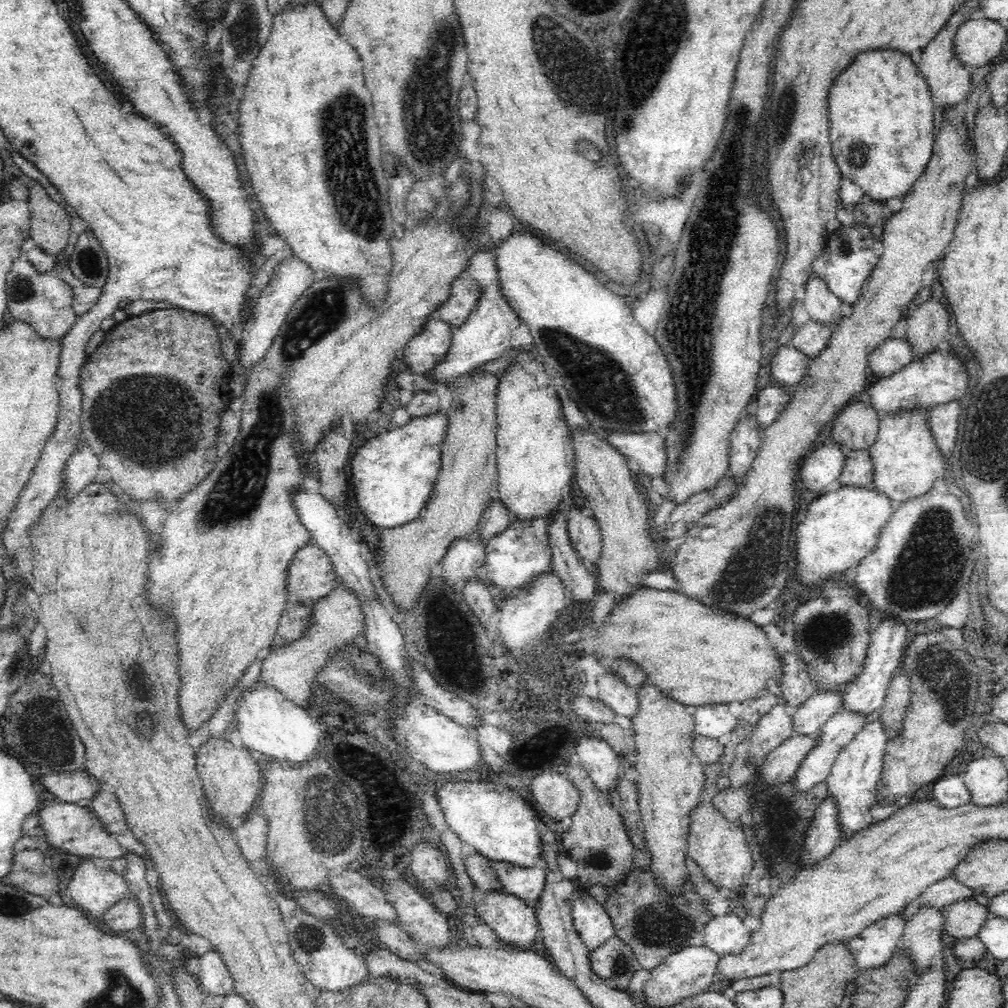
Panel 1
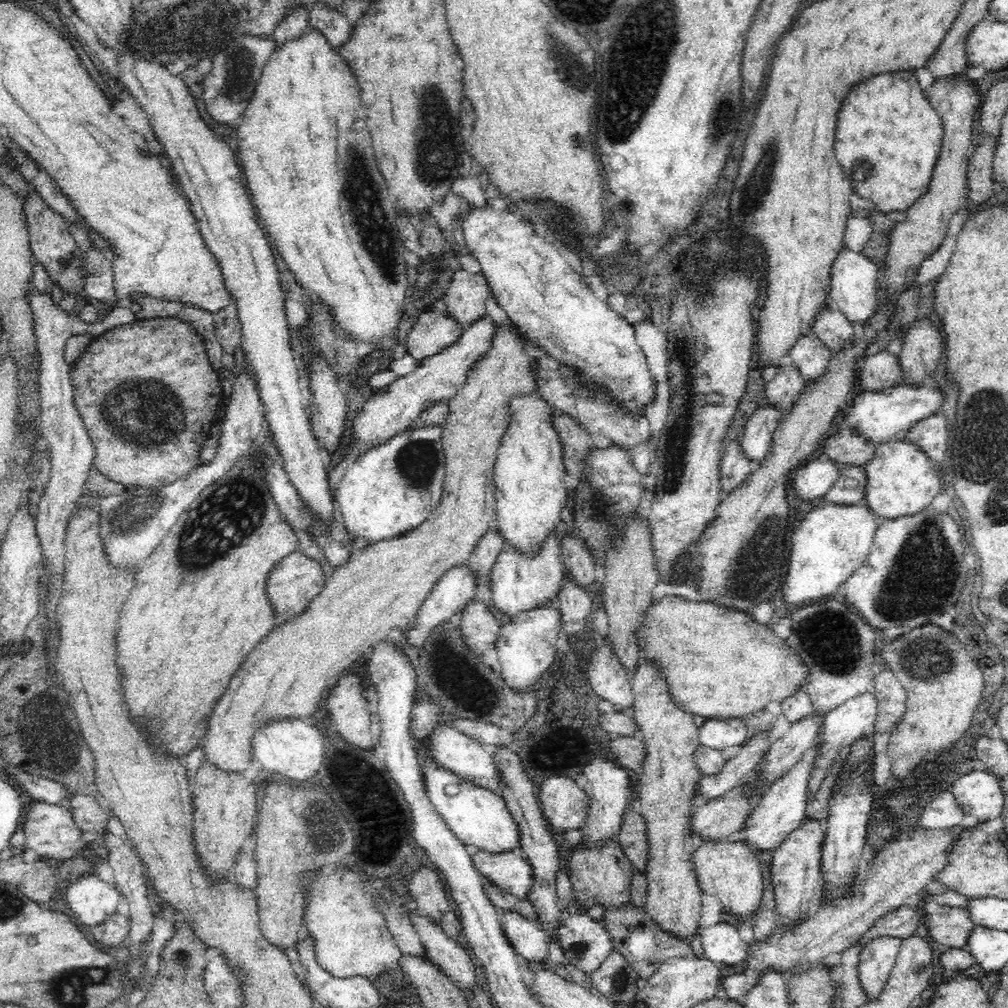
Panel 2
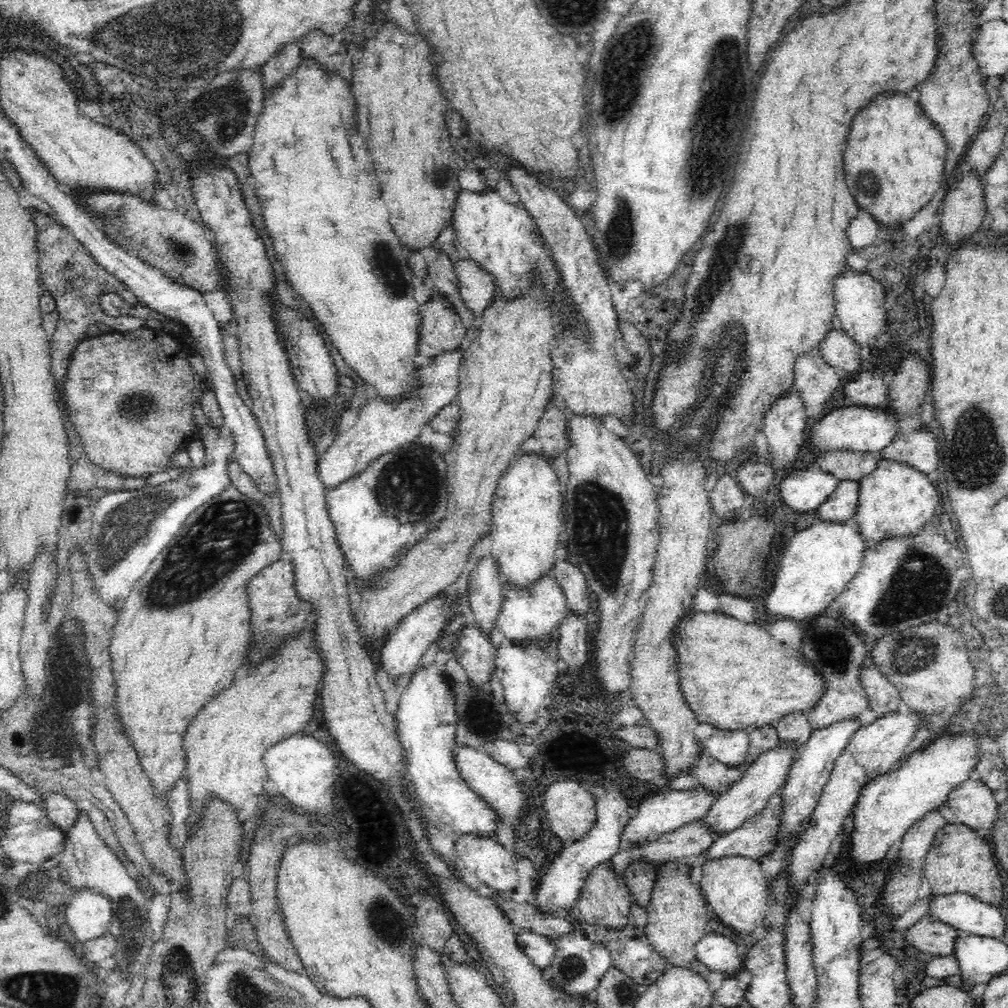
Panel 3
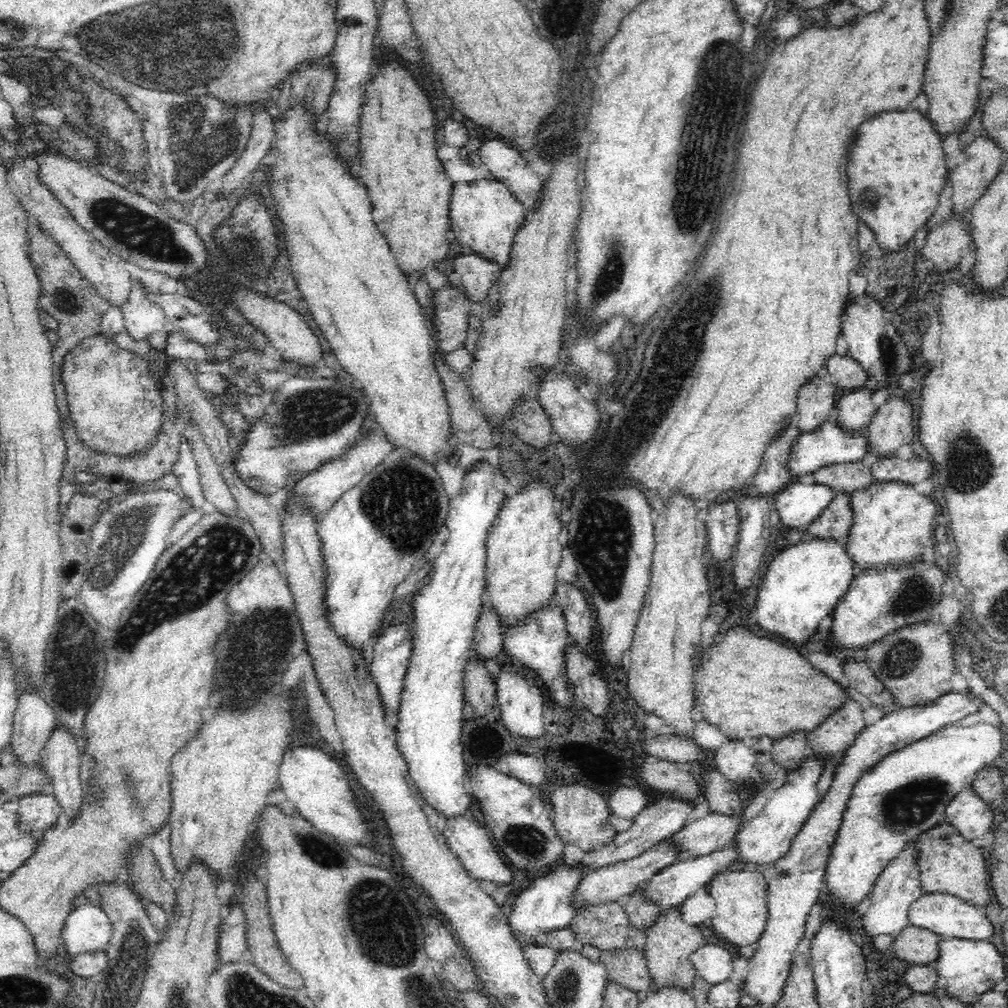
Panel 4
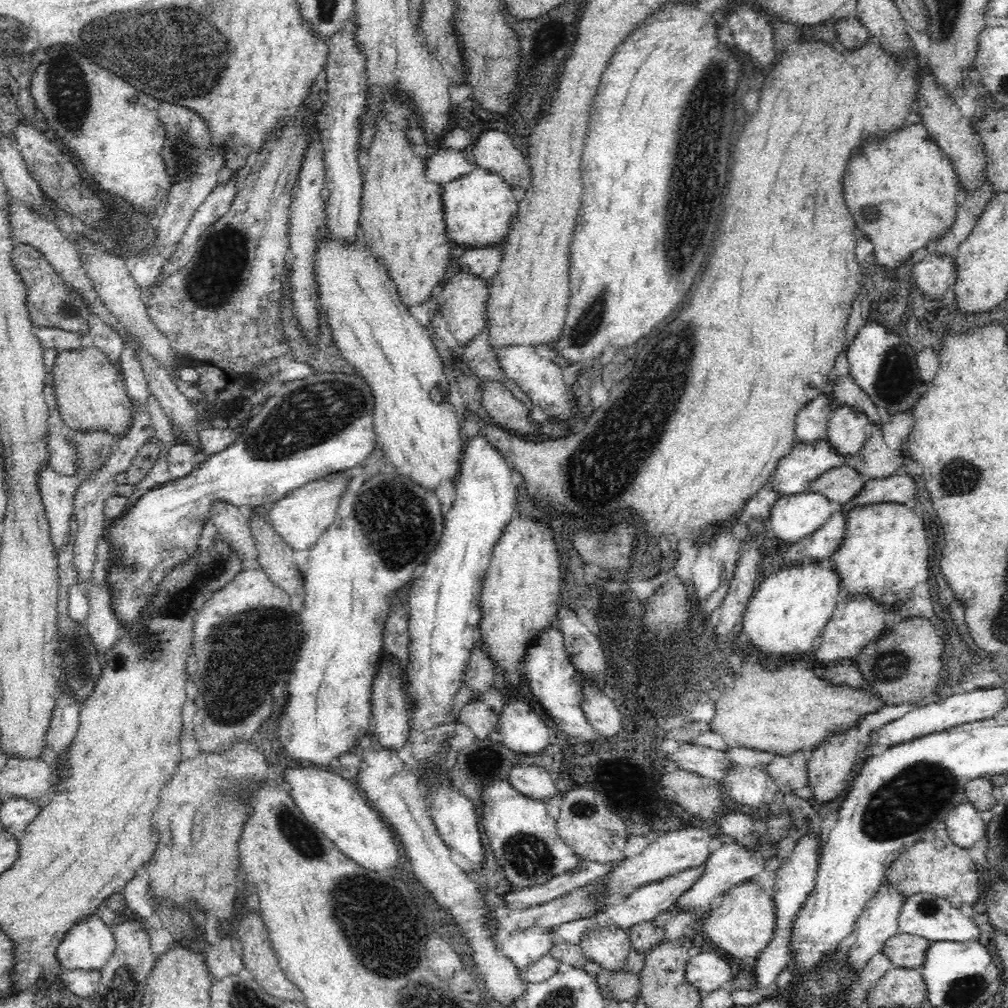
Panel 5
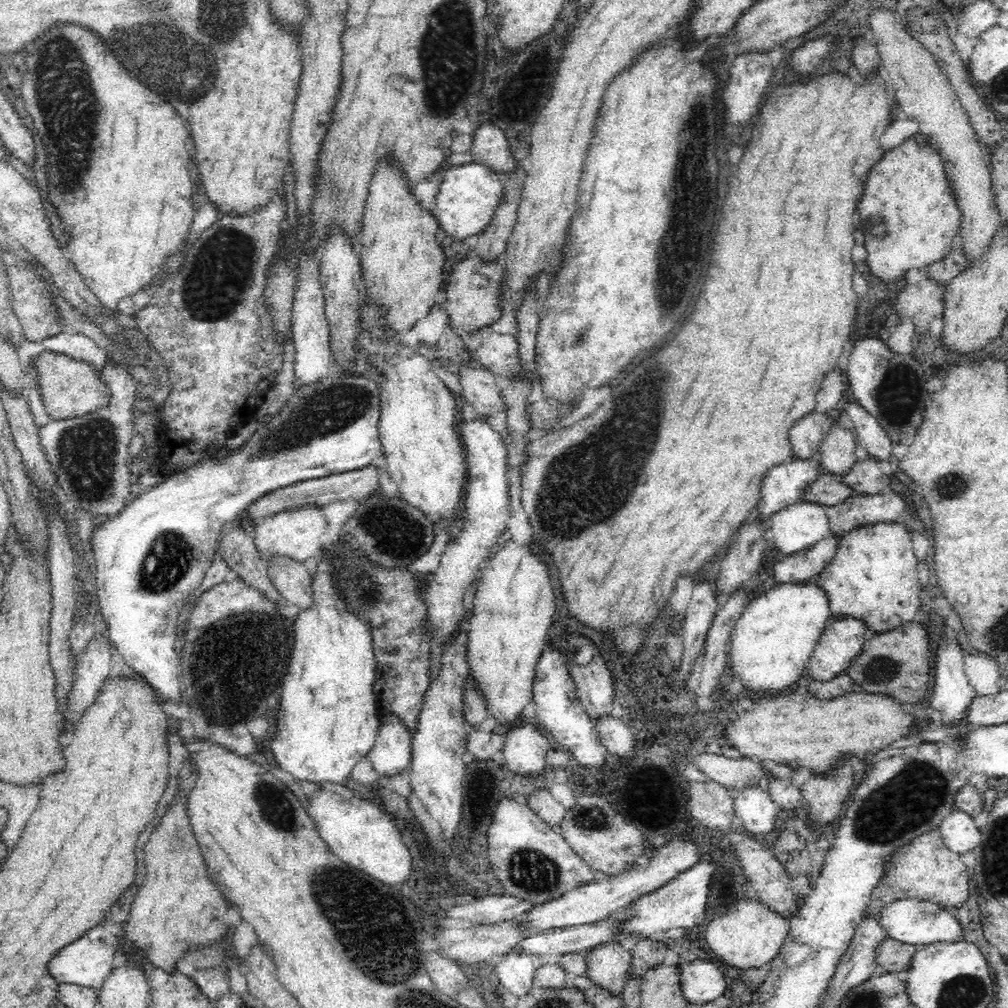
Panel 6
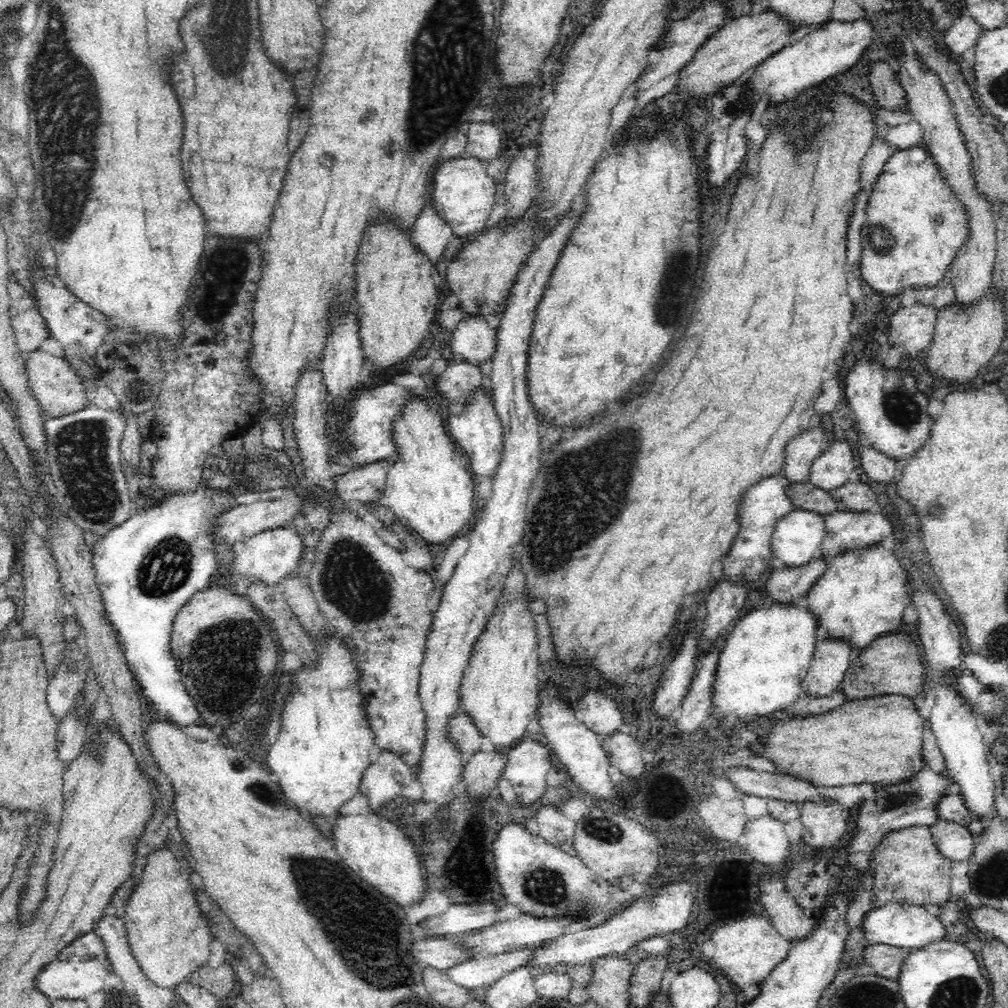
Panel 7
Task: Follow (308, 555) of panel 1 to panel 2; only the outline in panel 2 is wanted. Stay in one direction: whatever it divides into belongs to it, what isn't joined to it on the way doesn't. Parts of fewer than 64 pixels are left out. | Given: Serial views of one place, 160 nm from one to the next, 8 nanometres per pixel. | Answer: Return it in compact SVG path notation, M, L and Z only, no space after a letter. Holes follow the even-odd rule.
M296 549L276 564L276 568L272 570L270 578L268 578L268 584L266 584L268 592L266 593L270 595L270 603L274 605L276 616L284 615L284 617L292 618L306 610L308 603L322 592L326 582L322 564L318 560L306 556L300 549Z

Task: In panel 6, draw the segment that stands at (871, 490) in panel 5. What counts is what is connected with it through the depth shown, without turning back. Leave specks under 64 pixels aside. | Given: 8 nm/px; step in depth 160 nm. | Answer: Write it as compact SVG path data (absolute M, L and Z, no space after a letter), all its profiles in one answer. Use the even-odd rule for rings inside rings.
M894 489L882 493L856 493L844 502L827 506L830 530L832 533L841 536L844 531L852 527L863 525L864 523L875 523L878 521L897 521L902 512L906 511L906 496L900 492L894 492Z

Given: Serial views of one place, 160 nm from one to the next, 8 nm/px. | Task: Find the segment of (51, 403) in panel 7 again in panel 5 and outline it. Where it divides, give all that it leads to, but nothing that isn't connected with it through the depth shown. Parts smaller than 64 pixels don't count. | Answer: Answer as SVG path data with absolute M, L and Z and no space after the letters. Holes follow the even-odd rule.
M92 344L56 354L52 368L56 404L65 426L75 432L106 432L116 443L126 437L134 422L136 401L128 395L121 365L114 363L100 347Z

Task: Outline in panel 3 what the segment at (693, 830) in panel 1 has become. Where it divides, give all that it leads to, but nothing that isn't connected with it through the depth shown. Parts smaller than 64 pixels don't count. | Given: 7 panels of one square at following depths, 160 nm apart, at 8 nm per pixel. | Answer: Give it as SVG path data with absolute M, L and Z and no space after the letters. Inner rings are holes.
M722 855L706 859L701 868L703 895L724 925L750 935L756 926L766 924L764 918L768 911L768 880L758 859L744 855Z

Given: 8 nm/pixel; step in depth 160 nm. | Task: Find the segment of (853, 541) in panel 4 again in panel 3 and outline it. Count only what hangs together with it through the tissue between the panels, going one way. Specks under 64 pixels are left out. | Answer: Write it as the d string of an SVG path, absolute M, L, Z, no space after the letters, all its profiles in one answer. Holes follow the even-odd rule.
M878 459L874 470L865 474L860 481L860 496L854 514L867 547L884 537L910 535L928 523L938 509L940 492L934 482L928 480L924 471L900 459Z

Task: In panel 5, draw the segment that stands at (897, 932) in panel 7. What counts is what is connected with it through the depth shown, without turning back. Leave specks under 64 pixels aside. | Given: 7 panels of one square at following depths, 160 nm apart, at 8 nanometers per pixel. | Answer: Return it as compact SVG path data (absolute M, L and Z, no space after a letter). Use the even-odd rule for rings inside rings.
M926 893L913 894L906 898L906 902L900 910L898 926L900 933L916 934L930 942L970 942L978 941L980 938L980 928L972 917L964 916L958 907L952 905L948 899Z

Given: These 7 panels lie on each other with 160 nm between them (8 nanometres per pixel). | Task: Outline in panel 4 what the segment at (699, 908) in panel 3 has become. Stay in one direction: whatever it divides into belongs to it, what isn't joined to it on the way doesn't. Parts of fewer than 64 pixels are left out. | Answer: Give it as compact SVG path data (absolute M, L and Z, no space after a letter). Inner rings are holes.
M678 904L666 907L666 911L661 910L647 930L647 940L643 949L646 953L646 961L648 961L648 970L652 975L652 989L674 983L674 985L692 990L697 972L696 967L690 961L690 956L706 943L699 924L684 921L682 909Z

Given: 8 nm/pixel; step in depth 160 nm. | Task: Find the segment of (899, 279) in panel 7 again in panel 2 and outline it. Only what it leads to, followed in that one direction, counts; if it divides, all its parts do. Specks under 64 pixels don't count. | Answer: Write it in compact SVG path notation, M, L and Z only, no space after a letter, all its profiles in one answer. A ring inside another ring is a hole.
M904 69L862 78L848 90L838 112L833 147L835 158L842 164L845 179L852 182L854 190L865 199L874 200L874 205L881 212L898 212L905 211L928 190L936 160L940 156L942 134L941 116L920 87L914 70Z

